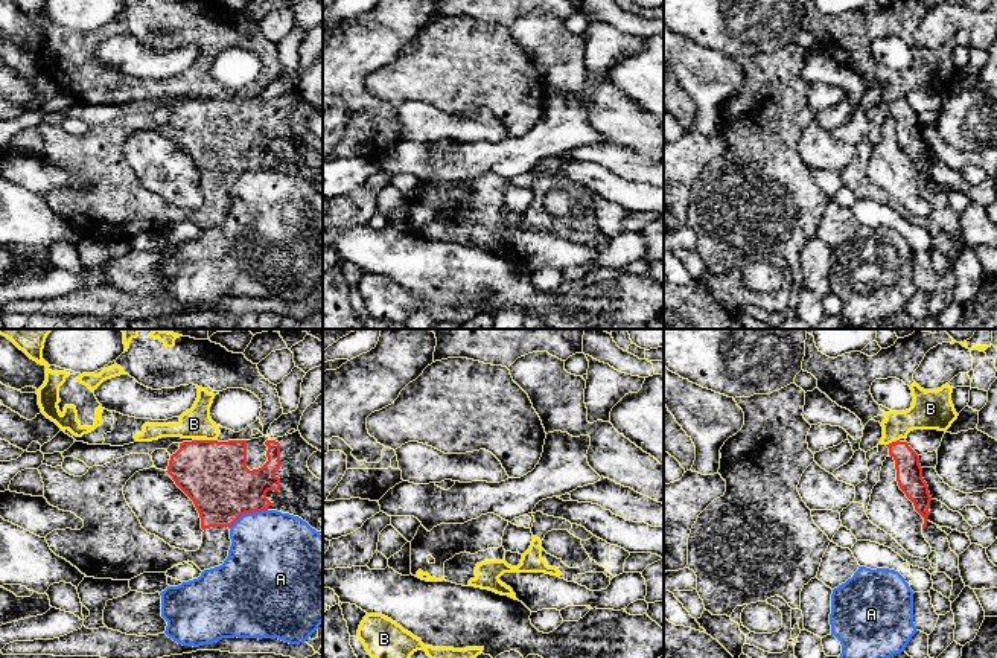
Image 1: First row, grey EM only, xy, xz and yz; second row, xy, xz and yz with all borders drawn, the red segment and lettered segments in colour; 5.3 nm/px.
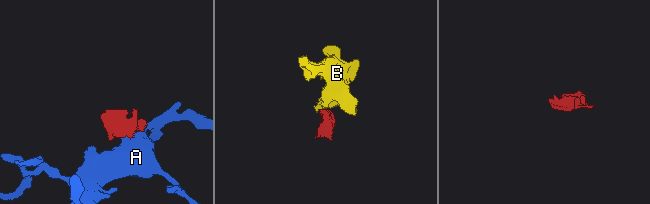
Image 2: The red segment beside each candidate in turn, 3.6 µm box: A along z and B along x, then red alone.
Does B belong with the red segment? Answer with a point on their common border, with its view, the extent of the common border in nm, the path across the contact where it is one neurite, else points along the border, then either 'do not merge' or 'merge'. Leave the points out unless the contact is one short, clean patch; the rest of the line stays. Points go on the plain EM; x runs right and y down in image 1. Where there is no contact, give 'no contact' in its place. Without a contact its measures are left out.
yz (892, 101) | 80 nm | along yz (898, 98), (886, 104) | do not merge

